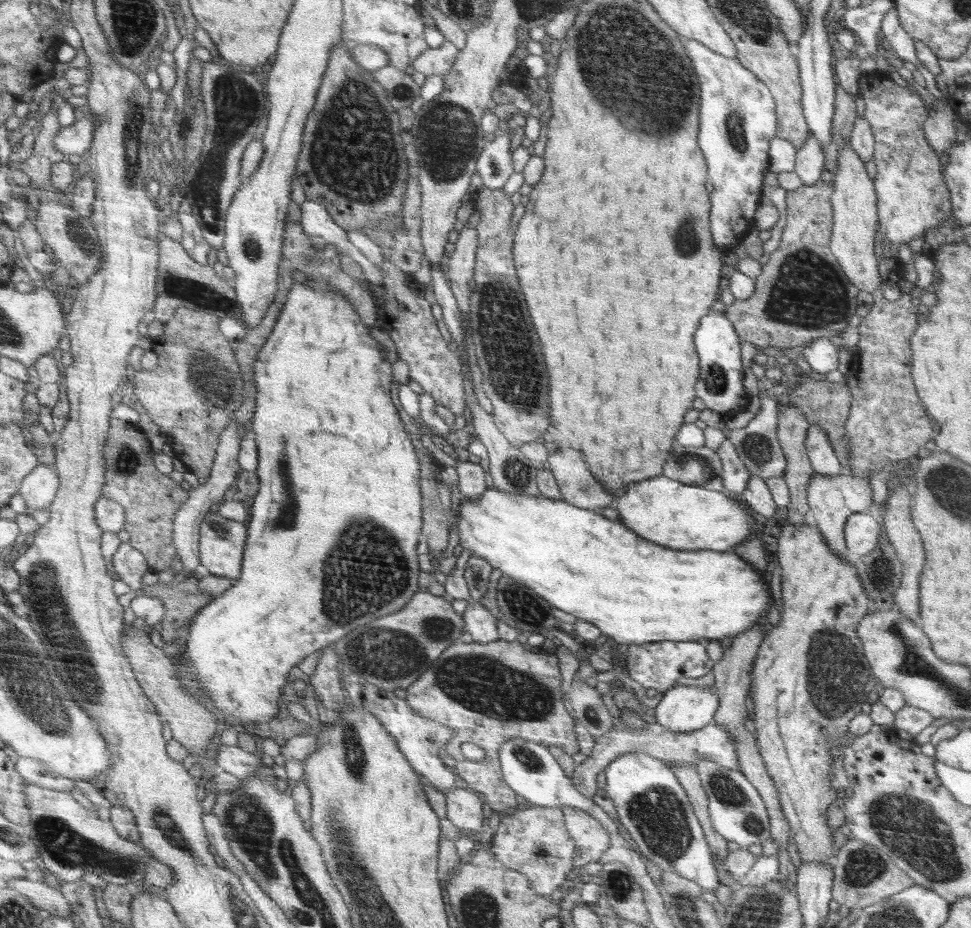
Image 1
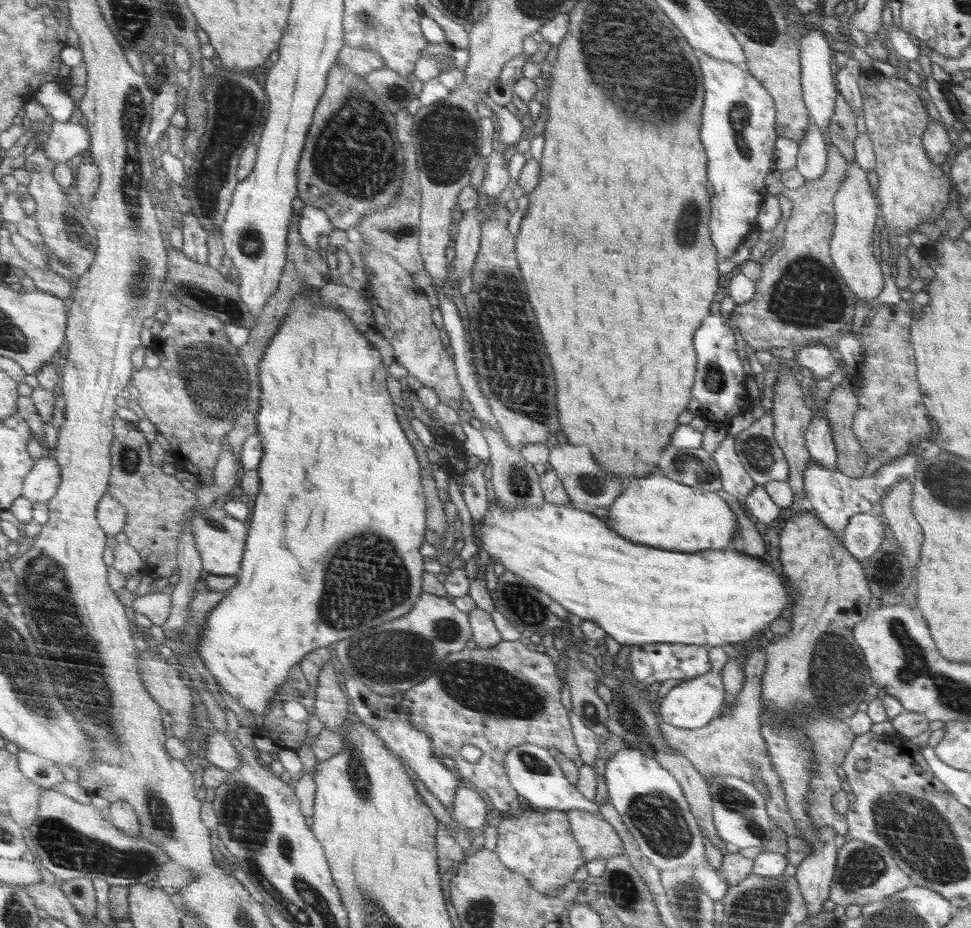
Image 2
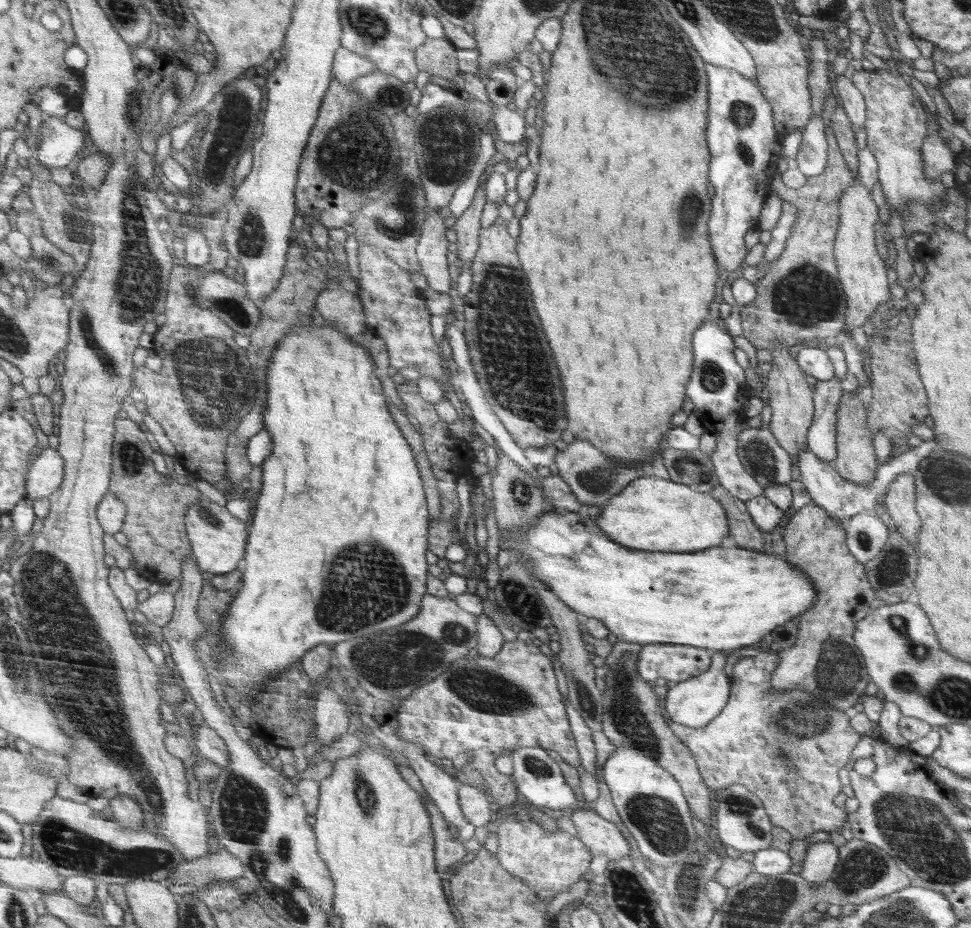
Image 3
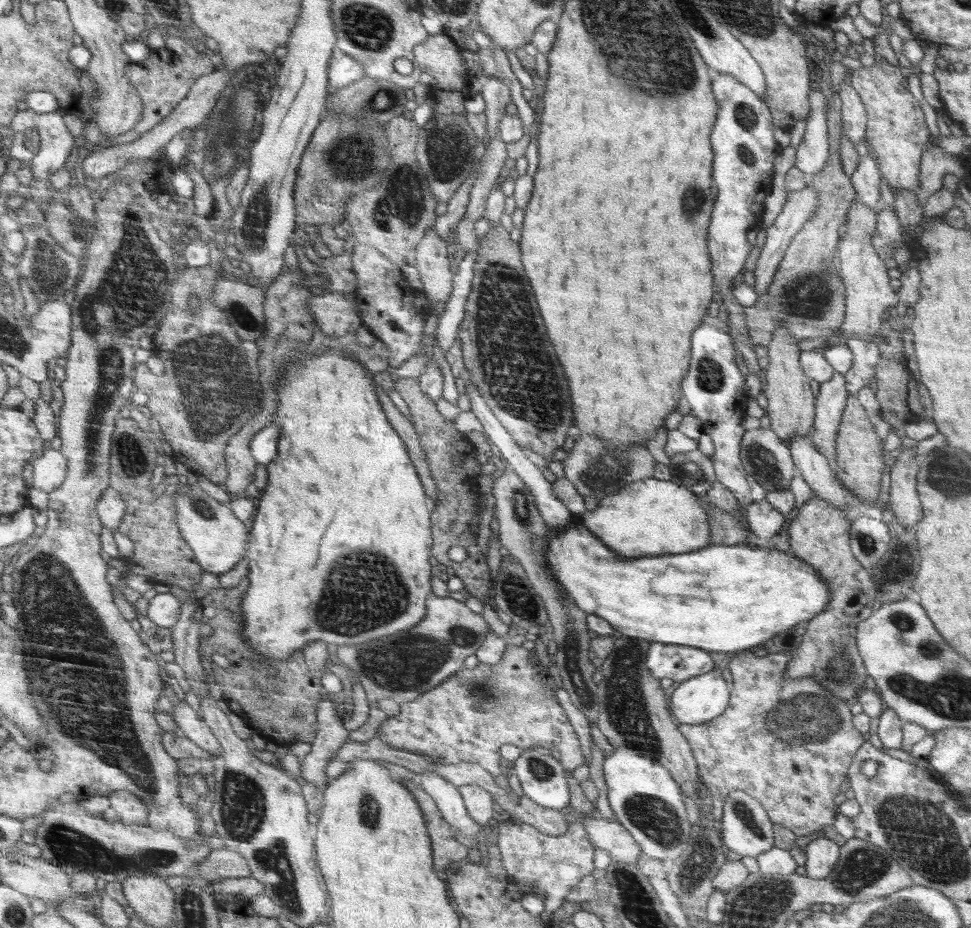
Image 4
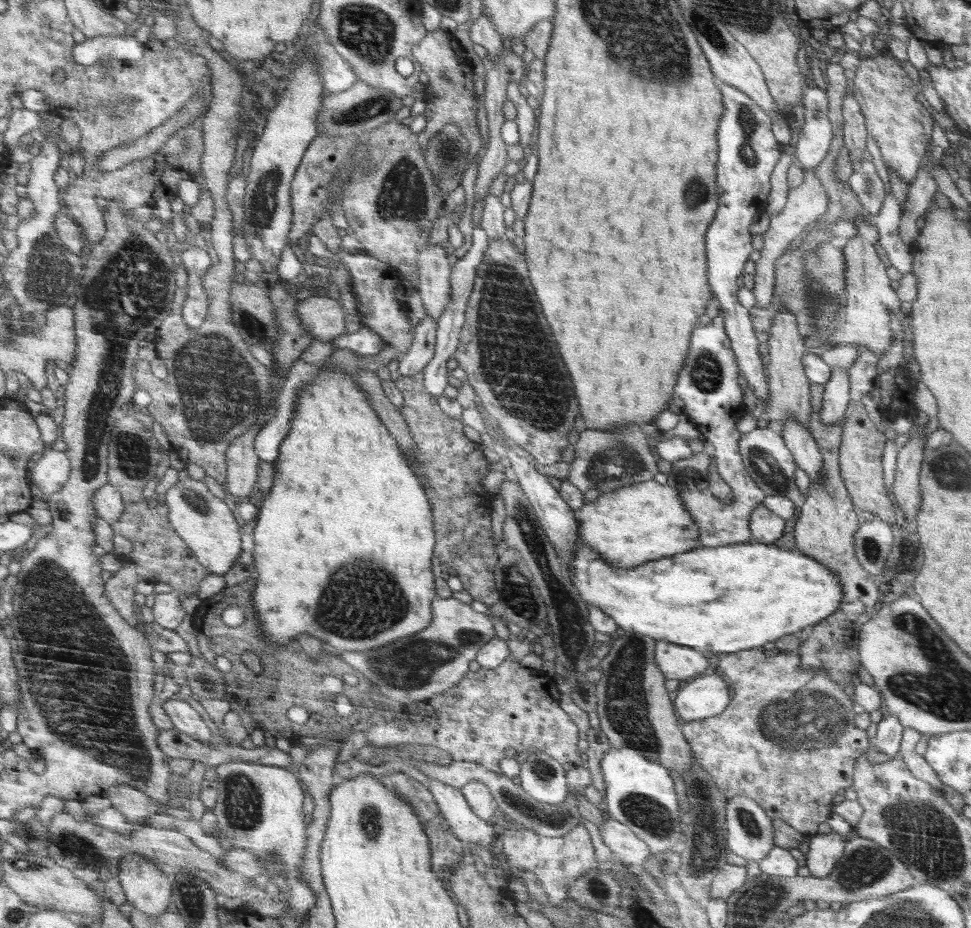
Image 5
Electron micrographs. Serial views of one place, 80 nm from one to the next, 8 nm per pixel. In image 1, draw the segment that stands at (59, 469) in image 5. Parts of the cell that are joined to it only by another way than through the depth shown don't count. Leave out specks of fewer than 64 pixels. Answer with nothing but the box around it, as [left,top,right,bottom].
[20,464,59,516]

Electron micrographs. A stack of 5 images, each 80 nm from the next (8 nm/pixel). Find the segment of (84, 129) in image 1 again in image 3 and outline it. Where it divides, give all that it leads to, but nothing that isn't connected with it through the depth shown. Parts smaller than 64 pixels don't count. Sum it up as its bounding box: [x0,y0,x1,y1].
[33,116,84,168]

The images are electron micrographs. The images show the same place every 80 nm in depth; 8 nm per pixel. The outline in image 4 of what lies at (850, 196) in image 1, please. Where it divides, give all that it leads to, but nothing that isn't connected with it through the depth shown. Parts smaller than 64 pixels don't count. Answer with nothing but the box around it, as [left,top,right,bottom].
[798,197,898,351]

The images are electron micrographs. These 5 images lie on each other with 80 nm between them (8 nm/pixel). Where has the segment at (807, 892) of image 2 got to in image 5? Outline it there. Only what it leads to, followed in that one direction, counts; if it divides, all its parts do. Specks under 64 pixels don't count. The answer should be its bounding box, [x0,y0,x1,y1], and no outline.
[806,831,845,877]

